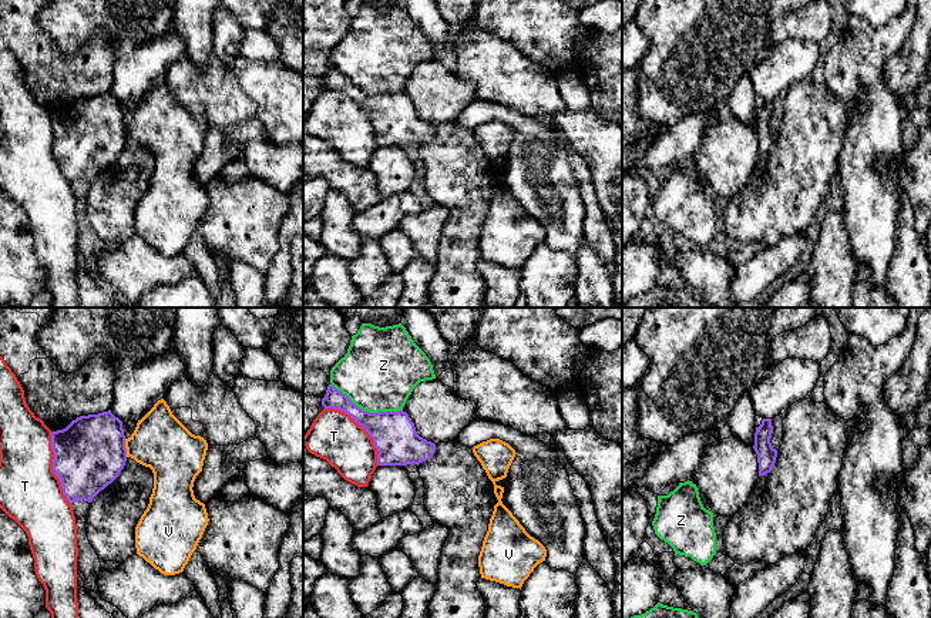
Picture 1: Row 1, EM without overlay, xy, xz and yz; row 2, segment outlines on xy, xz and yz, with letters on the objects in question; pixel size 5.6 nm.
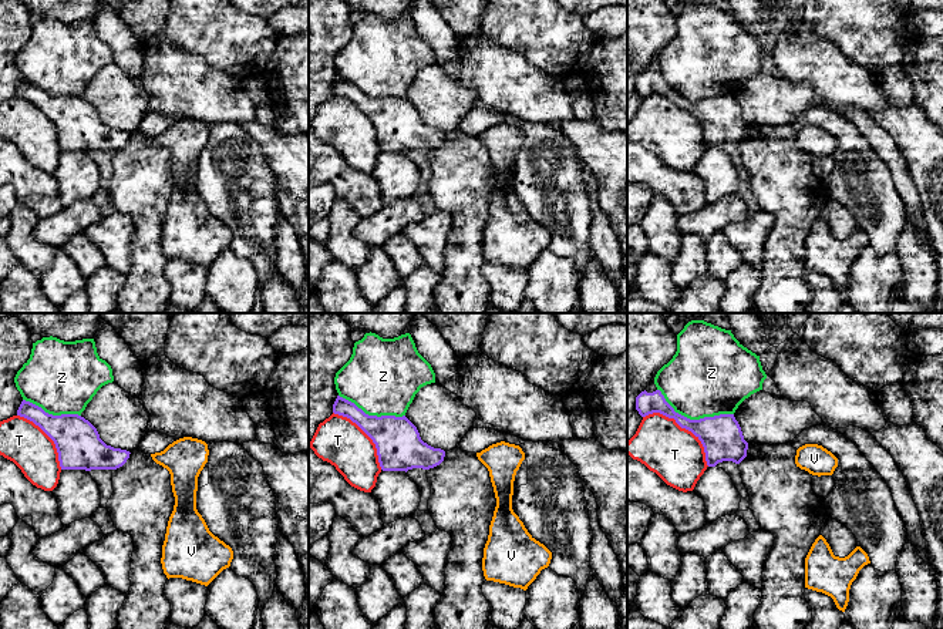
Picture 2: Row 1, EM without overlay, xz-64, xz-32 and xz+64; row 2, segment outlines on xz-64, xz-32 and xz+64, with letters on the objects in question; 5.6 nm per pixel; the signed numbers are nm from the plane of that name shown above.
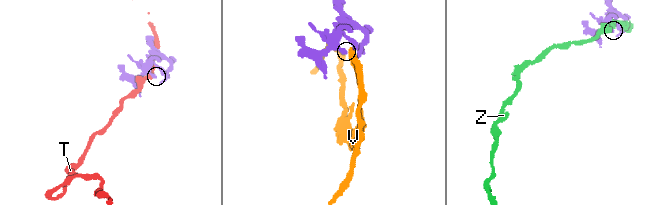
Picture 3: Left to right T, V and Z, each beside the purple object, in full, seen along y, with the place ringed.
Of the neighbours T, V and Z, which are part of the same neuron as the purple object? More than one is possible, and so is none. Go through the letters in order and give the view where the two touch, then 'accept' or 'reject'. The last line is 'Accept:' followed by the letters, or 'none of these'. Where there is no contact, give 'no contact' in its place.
T: xy | reject
V: xy | reject
Z: xz | reject
Accept: none of these

